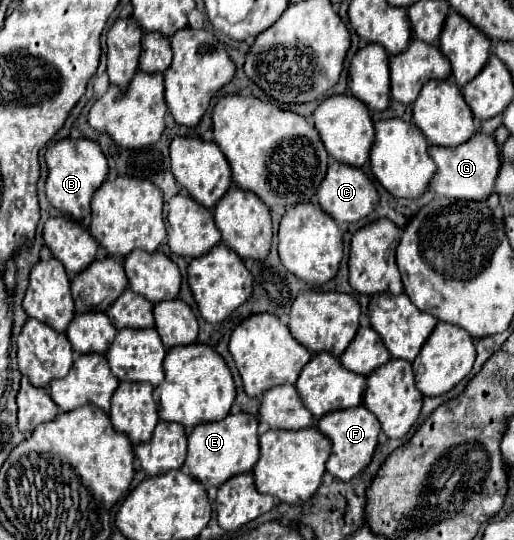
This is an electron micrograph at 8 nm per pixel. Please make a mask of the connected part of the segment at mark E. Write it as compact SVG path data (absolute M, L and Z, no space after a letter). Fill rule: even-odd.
M237 412L227 414L219 422L201 422L189 434L189 452L185 466L193 478L205 486L221 486L229 478L251 472L259 460L259 442L257 442L257 416Z

